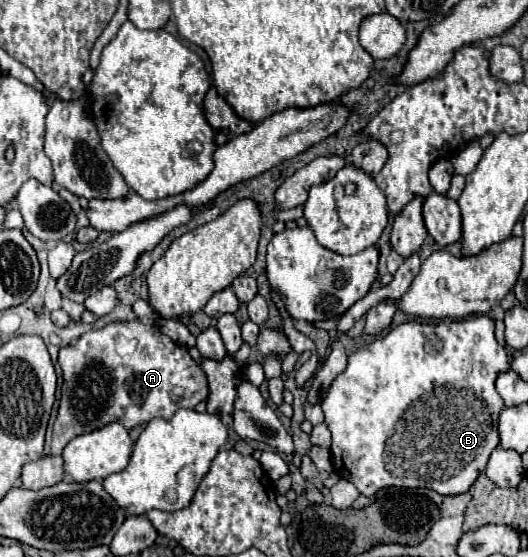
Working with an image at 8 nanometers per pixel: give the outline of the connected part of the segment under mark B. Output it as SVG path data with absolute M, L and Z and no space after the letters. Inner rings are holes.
M483 314L483 316L473 316L473 318L463 318L461 320L447 320L447 322L437 322L437 324L421 324L421 322L407 322L401 324L397 328L393 328L385 338L377 338L375 342L371 342L369 346L357 350L355 354L349 356L349 364L347 368L333 380L331 390L327 392L325 400L321 402L321 408L325 412L325 422L333 434L333 444L331 444L331 460L333 460L333 468L335 472L353 482L355 488L365 494L365 496L373 496L377 490L385 488L385 486L397 486L397 488L433 488L439 494L451 496L451 494L463 494L467 492L473 482L477 480L477 476L485 470L487 460L491 456L491 452L499 446L499 432L497 432L497 418L503 404L503 398L497 394L495 390L495 380L499 374L507 372L511 368L509 356L505 352L503 346L497 344L495 334L493 334L495 322ZM401 420L401 436L395 436L397 432L397 422Z

